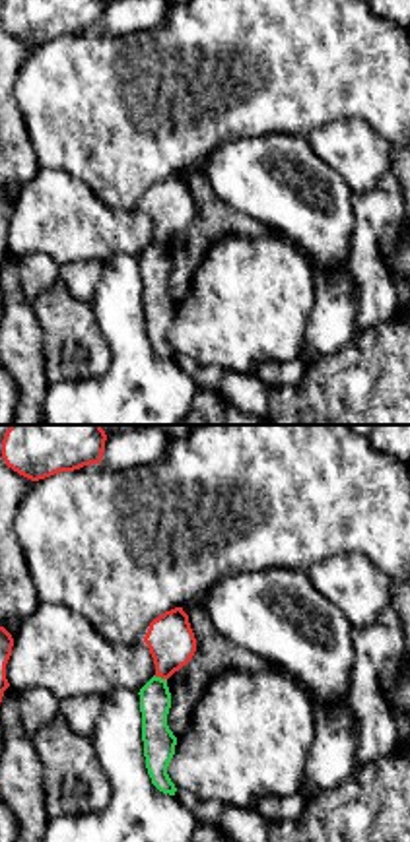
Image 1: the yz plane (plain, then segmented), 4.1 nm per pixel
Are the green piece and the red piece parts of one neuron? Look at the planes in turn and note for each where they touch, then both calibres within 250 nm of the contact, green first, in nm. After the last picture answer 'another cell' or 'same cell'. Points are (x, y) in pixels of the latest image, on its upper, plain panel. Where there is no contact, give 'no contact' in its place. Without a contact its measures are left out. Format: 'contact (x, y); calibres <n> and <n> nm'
contact (160, 243); calibres 130 and 200 nm

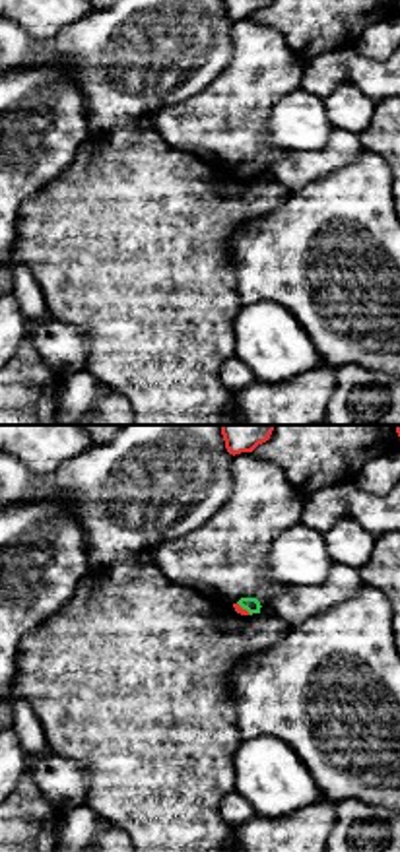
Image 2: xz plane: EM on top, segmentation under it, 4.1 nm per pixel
contact (245, 173); calibres 60 and 30 nm

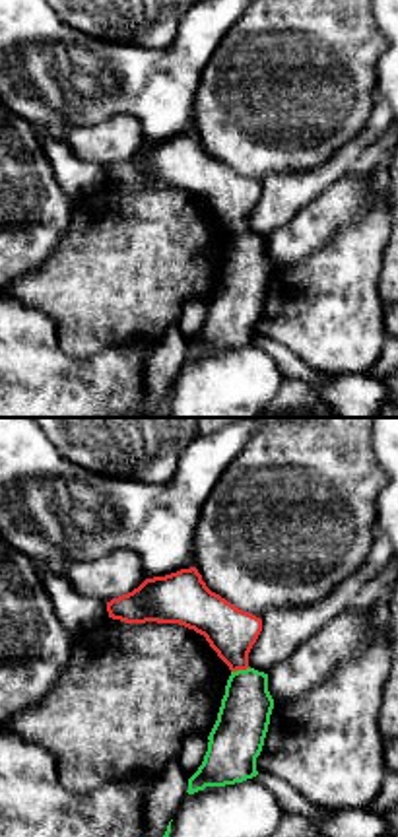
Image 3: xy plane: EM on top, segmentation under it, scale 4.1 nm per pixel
contact (239, 235); calibres 220 and 200 nm

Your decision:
another cell

